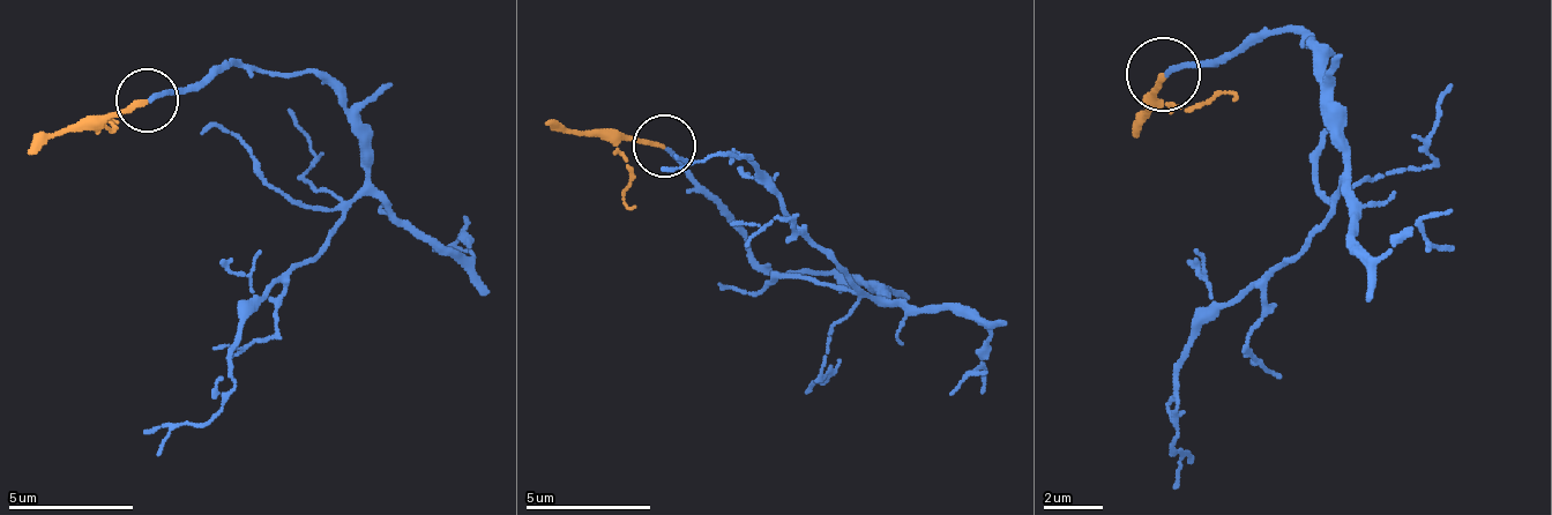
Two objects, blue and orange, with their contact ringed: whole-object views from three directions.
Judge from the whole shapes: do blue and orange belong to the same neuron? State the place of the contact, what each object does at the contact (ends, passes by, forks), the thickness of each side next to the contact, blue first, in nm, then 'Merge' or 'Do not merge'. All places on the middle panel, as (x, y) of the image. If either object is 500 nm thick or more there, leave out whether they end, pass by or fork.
Place: (664, 146). At the ring blue ends. At the ring orange ends. Thickness 170 nm (blue) against 190 nm. Merge

